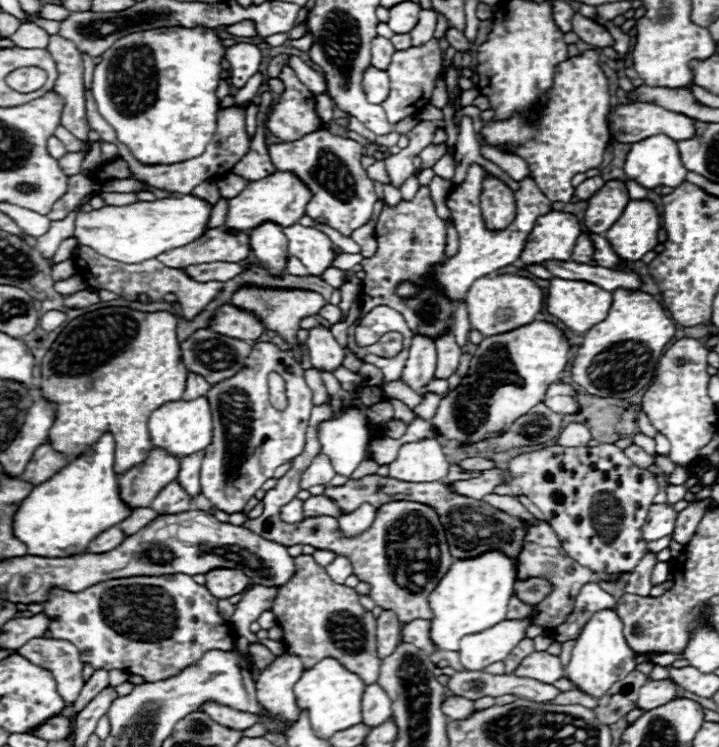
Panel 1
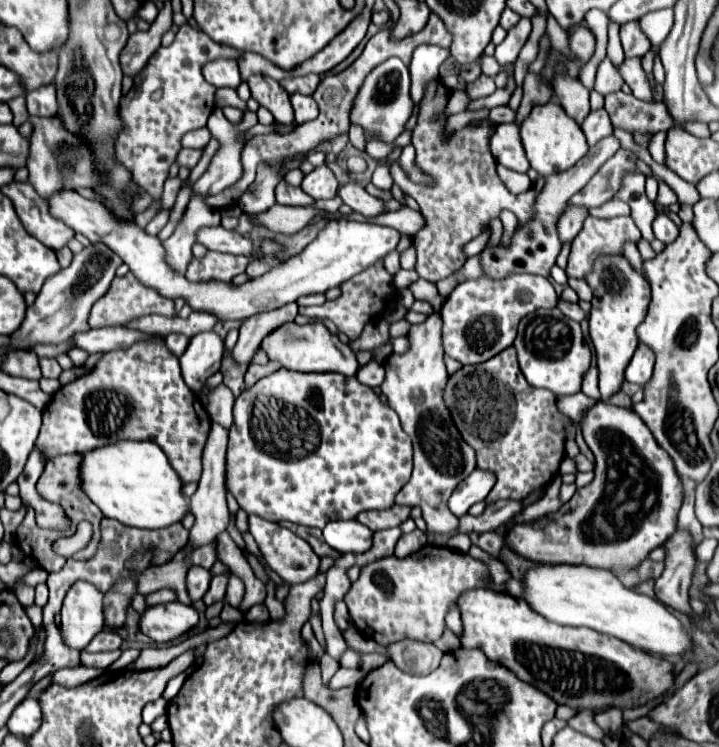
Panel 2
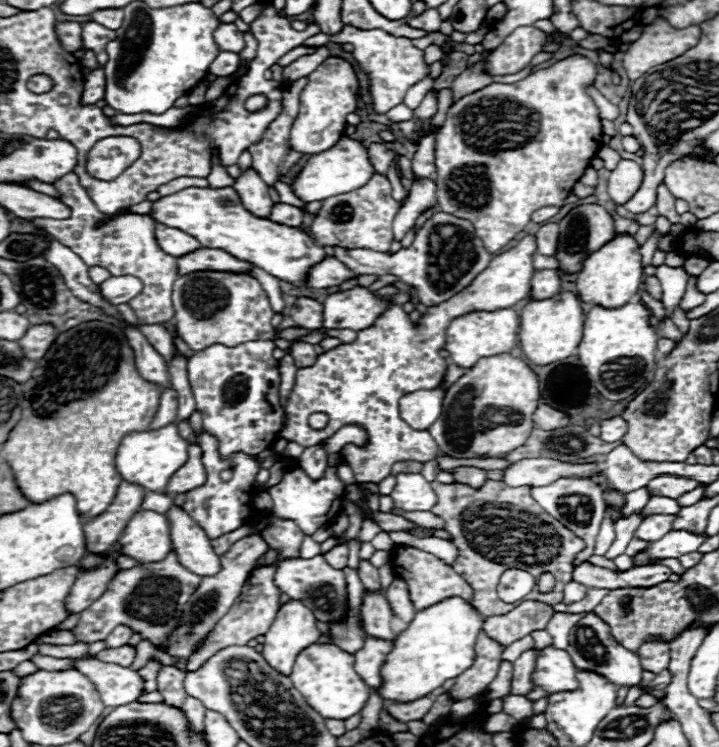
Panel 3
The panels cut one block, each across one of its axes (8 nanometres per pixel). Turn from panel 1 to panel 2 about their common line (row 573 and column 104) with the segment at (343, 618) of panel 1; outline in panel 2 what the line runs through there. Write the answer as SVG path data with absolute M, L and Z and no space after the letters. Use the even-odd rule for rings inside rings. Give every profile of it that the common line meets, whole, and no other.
M128 272L122 278L112 280L110 290L96 300L96 304L92 306L88 324L90 328L102 328L102 326L122 326L132 318L140 318L146 314L162 314L162 316L174 316L174 302L162 294L158 294L154 288L144 286L140 280L136 280L136 276L132 272Z

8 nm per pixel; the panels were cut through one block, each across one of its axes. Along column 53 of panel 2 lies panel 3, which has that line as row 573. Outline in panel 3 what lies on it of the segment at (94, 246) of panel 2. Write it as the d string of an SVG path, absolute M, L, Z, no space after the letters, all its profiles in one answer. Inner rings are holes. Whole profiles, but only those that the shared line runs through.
M314 556L308 560L306 558L290 558L290 560L280 562L280 566L274 574L274 584L282 592L286 592L290 598L302 600L314 612L314 616L324 624L338 622L348 612L348 586L346 586L344 572L328 566L328 562L322 556Z

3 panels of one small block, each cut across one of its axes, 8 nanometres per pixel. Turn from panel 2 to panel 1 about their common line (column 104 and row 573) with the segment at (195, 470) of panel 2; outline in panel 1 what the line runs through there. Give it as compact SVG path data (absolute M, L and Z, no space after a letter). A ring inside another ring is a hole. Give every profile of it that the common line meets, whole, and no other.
M308 426L304 452L300 454L300 458L294 458L292 468L278 480L276 488L266 492L262 516L244 522L244 526L252 530L254 534L266 540L278 542L282 546L310 544L316 550L332 550L336 556L346 556L352 562L354 576L370 584L368 596L382 610L392 610L398 616L400 624L408 624L418 618L432 620L428 596L454 562L450 548L448 548L444 526L434 508L420 504L420 502L410 502L410 500L388 502L386 506L380 506L376 510L376 518L372 526L360 536L352 536L352 538L340 532L338 518L332 518L332 516L307 517L295 524L286 524L278 518L280 506L284 506L298 494L300 476L310 466L316 454L320 454L316 428Z

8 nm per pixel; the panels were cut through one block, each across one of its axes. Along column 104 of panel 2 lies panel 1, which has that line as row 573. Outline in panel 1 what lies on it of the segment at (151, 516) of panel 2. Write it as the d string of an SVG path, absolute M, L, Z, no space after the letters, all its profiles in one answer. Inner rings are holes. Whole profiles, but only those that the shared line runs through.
M488 550L476 558L454 560L450 570L438 582L436 590L428 596L434 618L430 622L430 638L440 650L458 650L458 642L466 634L482 632L506 620L508 602L516 582L514 562L500 550Z

